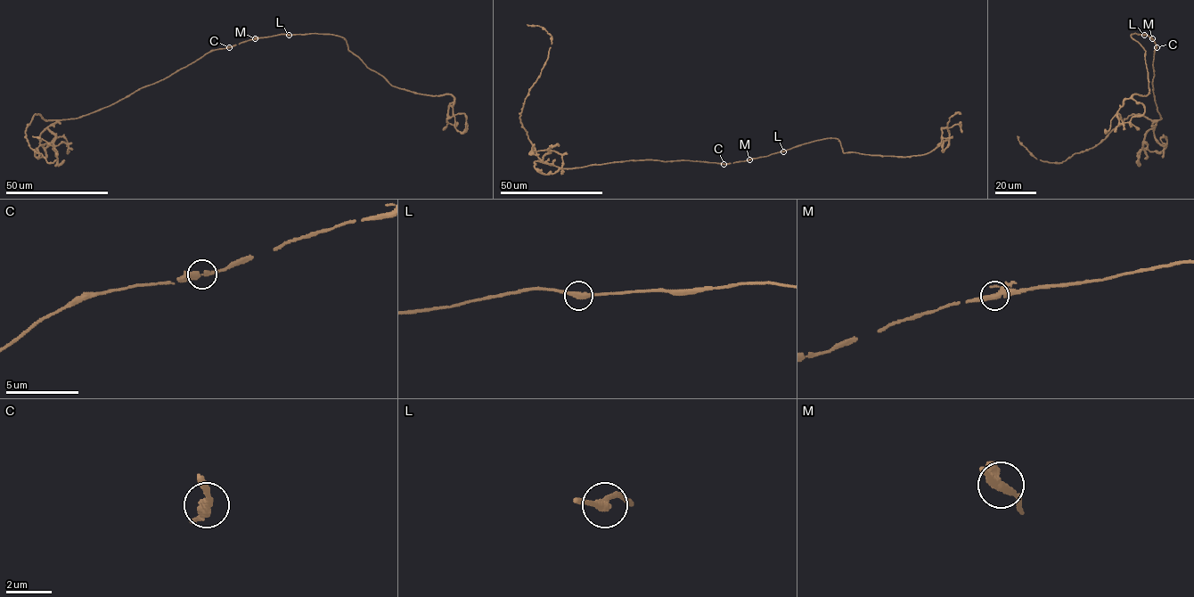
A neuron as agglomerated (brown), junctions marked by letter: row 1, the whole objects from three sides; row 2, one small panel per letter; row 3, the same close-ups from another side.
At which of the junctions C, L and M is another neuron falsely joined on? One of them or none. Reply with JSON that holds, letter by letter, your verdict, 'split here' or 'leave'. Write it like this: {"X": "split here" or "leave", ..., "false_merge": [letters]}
{"C": "leave", "L": "leave", "M": "leave", "false_merge": []}

